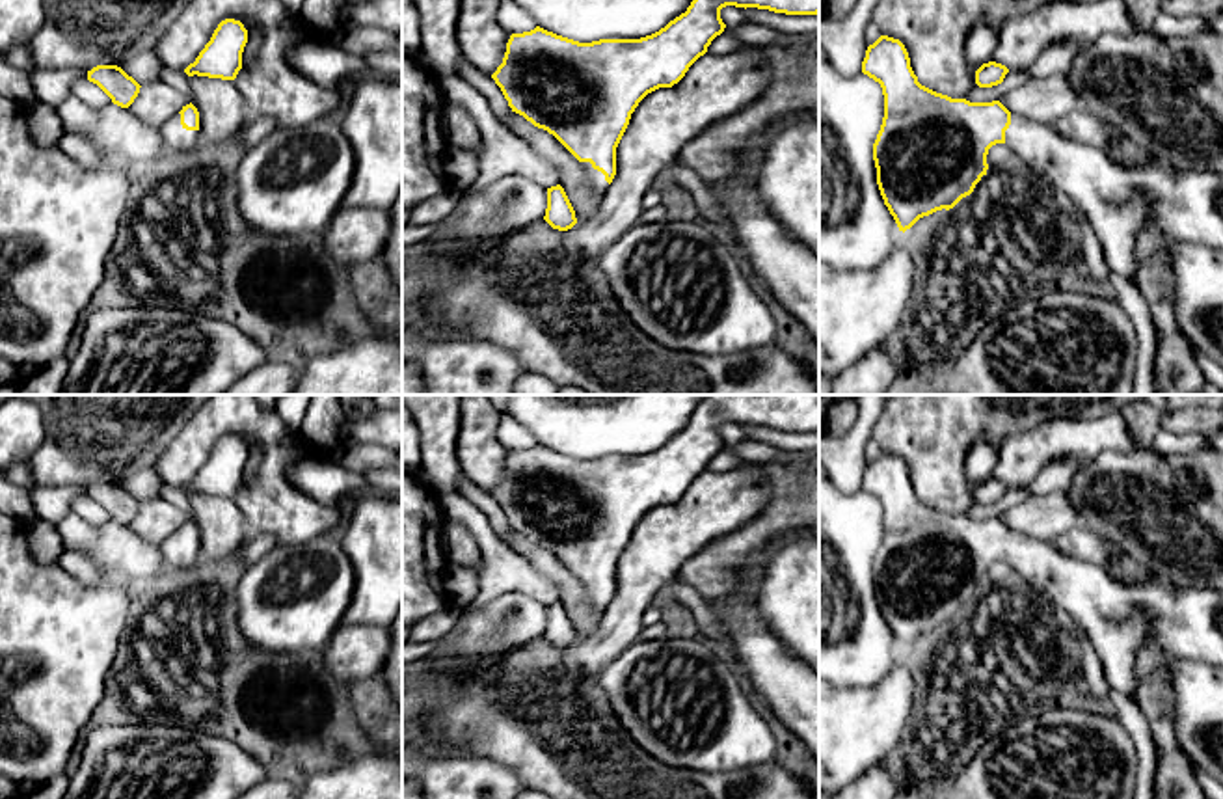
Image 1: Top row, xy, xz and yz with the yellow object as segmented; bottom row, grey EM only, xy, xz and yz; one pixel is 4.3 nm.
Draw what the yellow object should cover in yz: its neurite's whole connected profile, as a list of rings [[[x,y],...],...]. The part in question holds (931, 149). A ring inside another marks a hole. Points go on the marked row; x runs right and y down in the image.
[[[888,35],[867,47],[862,73],[882,88],[884,117],[873,143],[873,160],[884,205],[903,233],[920,218],[942,209],[949,210],[970,196],[987,175],[988,149],[1005,143],[1020,169],[1044,175],[1082,209],[1100,242],[1108,268],[1132,283],[1134,238],[1145,225],[1158,223],[1171,238],[1223,250],[1223,173],[1219,171],[1178,171],[1169,164],[1122,166],[1100,147],[1068,140],[1052,125],[1011,114],[1000,101],[970,102],[936,93],[918,82],[905,45]]]

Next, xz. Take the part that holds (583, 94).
[[[692,0],[685,13],[652,35],[640,39],[599,39],[592,43],[579,43],[536,26],[531,32],[510,35],[503,63],[491,78],[501,88],[512,112],[553,134],[581,162],[592,190],[605,194],[616,175],[616,147],[629,125],[631,114],[648,93],[678,84],[689,67],[707,52],[711,41],[726,28],[720,19],[720,9],[726,6],[758,7],[786,15],[819,13],[819,0]]]

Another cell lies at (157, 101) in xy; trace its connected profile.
[[[156,78],[140,88],[138,97],[128,110],[141,123],[158,129],[169,117],[177,115],[186,104],[190,104],[190,99],[182,91]]]

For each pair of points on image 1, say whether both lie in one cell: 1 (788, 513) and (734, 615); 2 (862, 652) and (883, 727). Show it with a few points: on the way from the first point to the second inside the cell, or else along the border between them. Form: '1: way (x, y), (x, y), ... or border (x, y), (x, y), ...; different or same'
1: border (745, 570), (726, 593), (710, 602); different
2: border (900, 660), (870, 686), (838, 688); different

